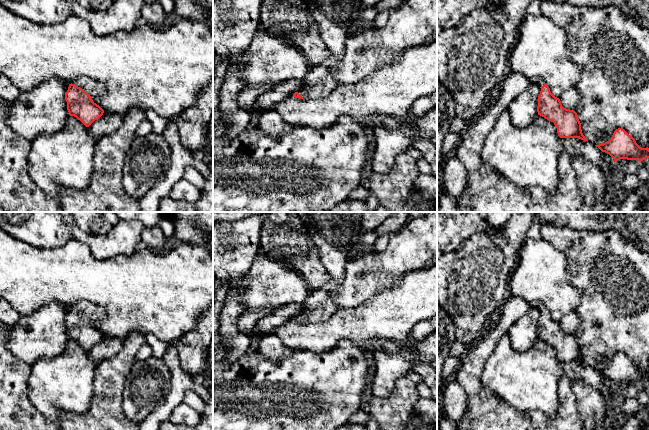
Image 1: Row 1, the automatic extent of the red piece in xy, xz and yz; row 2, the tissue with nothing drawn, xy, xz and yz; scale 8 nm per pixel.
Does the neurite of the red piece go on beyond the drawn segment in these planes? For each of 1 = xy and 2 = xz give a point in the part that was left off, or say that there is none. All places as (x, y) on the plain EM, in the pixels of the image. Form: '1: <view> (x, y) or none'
1: xy (90, 310)
2: xz (334, 233)

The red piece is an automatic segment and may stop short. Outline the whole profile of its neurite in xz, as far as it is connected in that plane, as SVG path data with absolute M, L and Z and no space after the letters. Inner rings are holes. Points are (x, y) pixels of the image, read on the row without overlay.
M296 212L319 250L321 263L331 276L323 287L312 290L304 300L303 311L293 318L299 323L327 320L337 310L331 296L345 275L349 250L362 235L363 212Z

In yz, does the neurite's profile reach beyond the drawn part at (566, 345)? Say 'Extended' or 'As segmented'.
Extended

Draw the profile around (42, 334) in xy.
M52 301L29 315L21 315L6 336L6 348L29 365L59 355L70 340L65 324L68 311Z

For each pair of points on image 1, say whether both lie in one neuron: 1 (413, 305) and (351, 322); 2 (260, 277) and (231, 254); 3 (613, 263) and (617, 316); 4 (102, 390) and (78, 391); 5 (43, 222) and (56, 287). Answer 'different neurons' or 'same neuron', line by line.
1: same neuron
2: different neurons
3: same neuron
4: different neurons
5: different neurons

